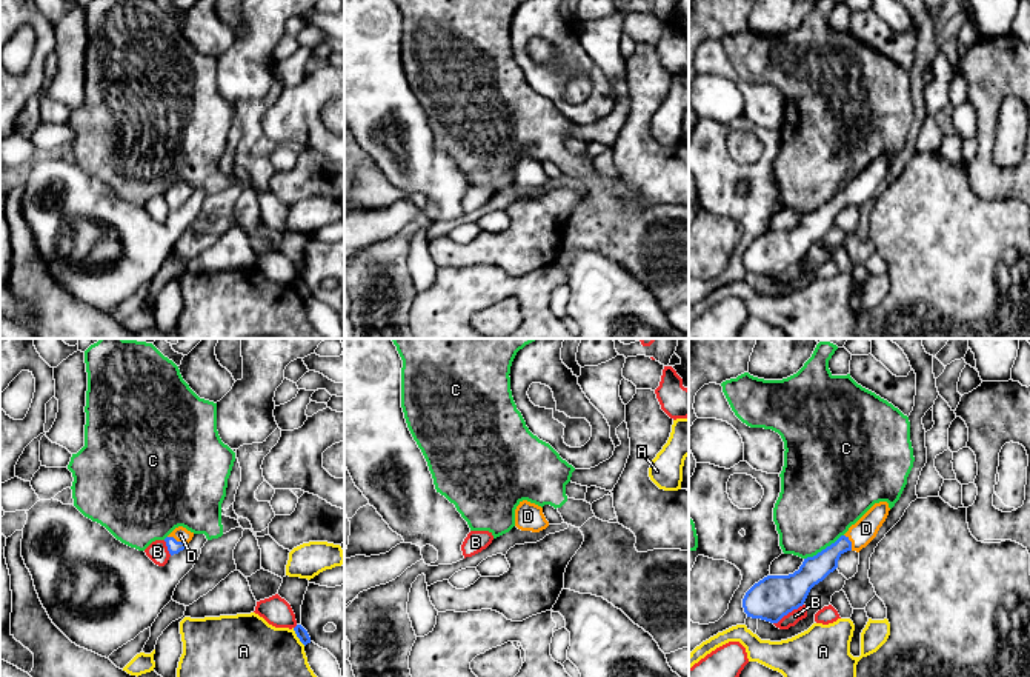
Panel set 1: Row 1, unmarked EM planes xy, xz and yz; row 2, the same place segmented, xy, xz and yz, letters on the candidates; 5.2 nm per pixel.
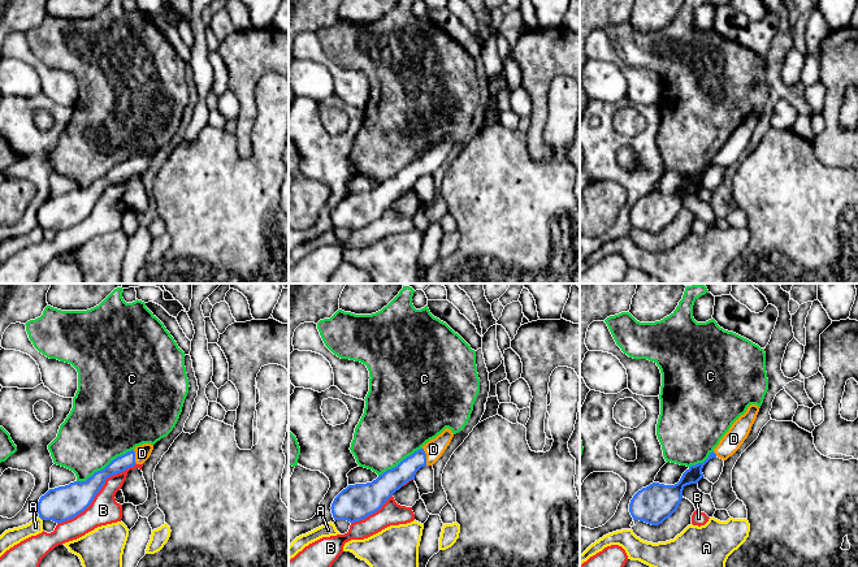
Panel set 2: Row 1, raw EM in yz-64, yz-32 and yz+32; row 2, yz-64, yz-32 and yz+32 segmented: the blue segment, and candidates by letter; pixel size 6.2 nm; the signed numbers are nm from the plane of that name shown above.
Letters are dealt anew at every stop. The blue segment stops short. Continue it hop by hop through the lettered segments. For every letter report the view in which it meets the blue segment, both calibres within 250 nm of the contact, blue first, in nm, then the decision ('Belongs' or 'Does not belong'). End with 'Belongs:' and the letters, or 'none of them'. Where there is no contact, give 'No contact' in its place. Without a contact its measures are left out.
A: Touches blue in xy. Thickness 60 nm (blue) against 460 nm. Does not belong
B: Touches blue in yz. Thickness 220 nm (blue) against 70 nm. Does not belong
C: Touches blue in yz. Thickness 150 nm (blue) against 420 nm. Does not belong
D: Touches blue in xy. Thickness 70 nm (blue) against 80 nm. Belongs
Belongs: D

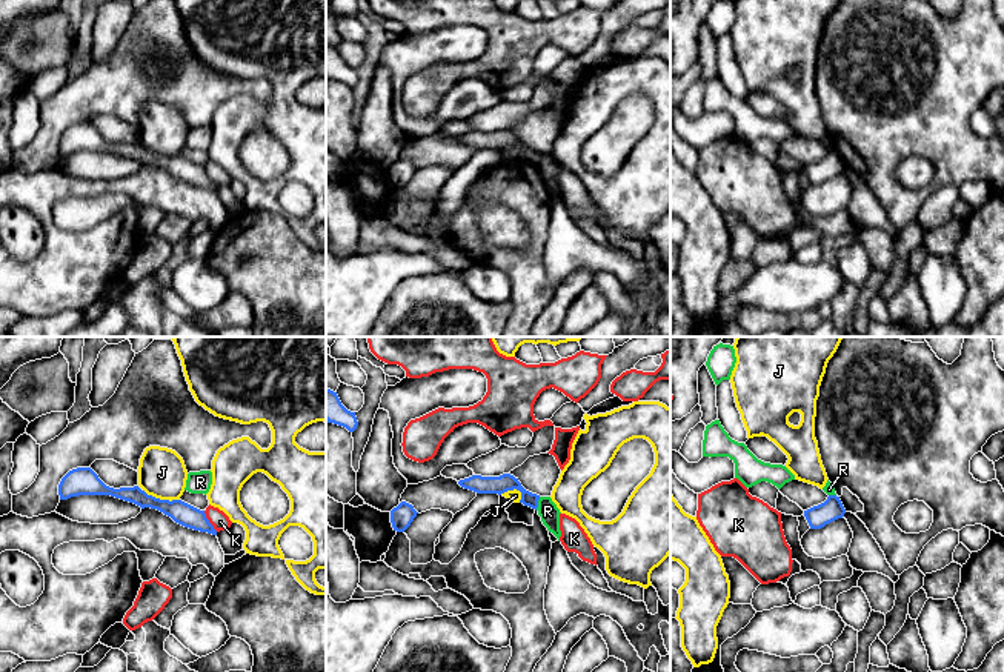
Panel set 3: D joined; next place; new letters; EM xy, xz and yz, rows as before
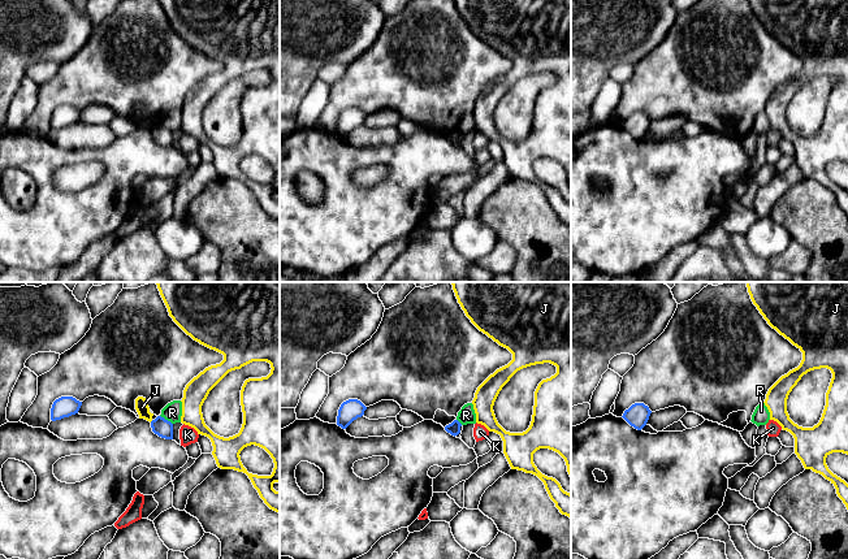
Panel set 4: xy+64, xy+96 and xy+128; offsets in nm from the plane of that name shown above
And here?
J: Touches blue in xy. Thickness 120 nm (blue) against 260 nm. Does not belong
K: Touches blue in xy. Thickness 120 nm (blue) against 90 nm. Does not belong
R: Touches blue in xz. Thickness 100 nm (blue) against 100 nm. Does not belong
Belongs: none of them

